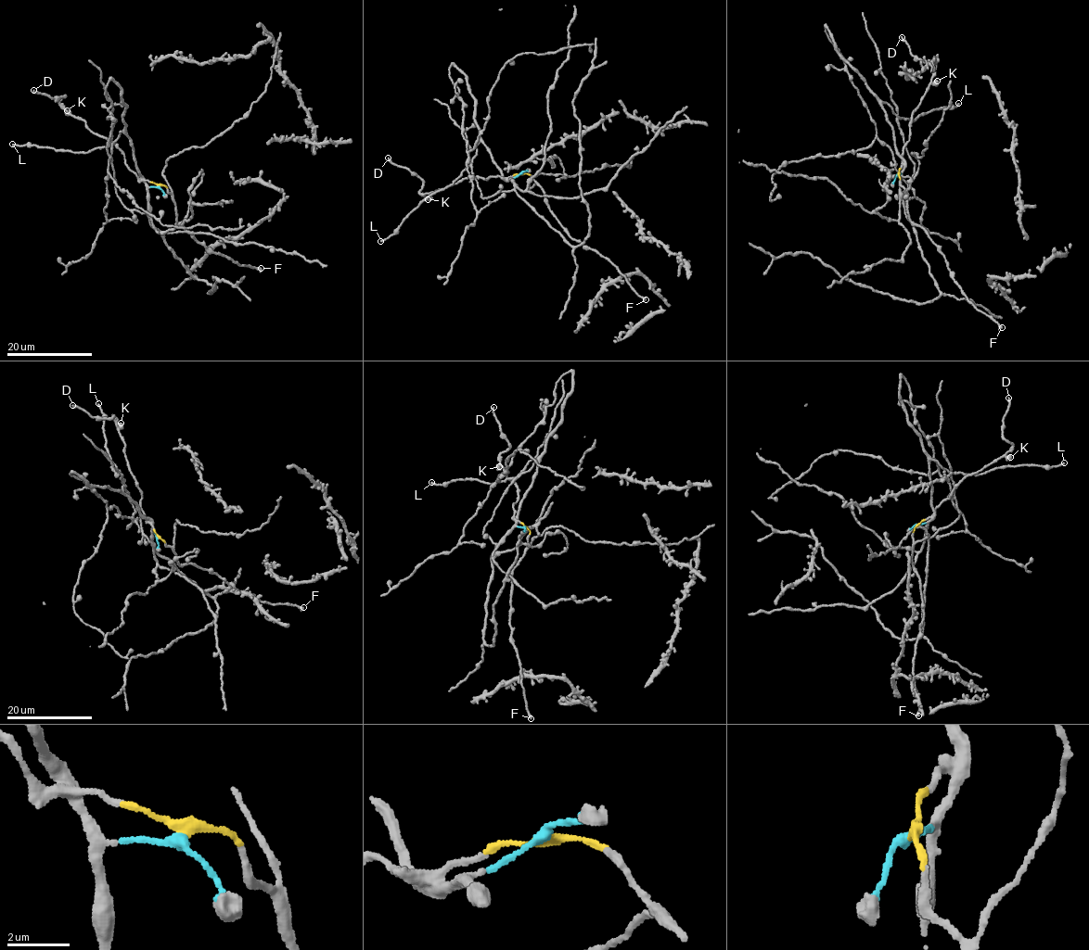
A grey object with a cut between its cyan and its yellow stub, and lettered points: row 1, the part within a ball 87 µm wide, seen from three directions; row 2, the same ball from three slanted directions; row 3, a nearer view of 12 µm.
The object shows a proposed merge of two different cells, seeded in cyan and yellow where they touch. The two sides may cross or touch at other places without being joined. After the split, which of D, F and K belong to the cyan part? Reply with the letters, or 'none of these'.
none of these

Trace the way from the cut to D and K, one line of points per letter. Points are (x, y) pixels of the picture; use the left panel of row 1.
D: (159, 185), (141, 180), (112, 142), (71, 116), (59, 103), (64, 96), (54, 98), (33, 90)
K: (159, 185), (141, 180), (125, 162), (122, 152), (66, 109)

